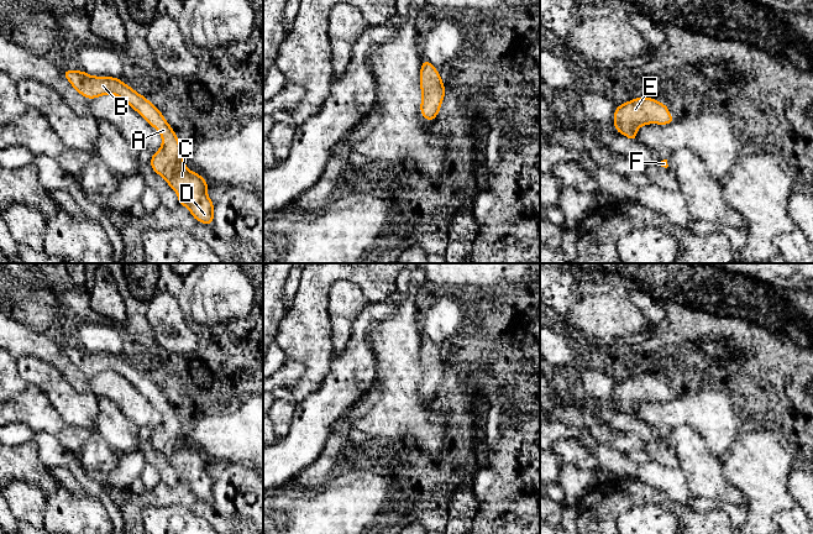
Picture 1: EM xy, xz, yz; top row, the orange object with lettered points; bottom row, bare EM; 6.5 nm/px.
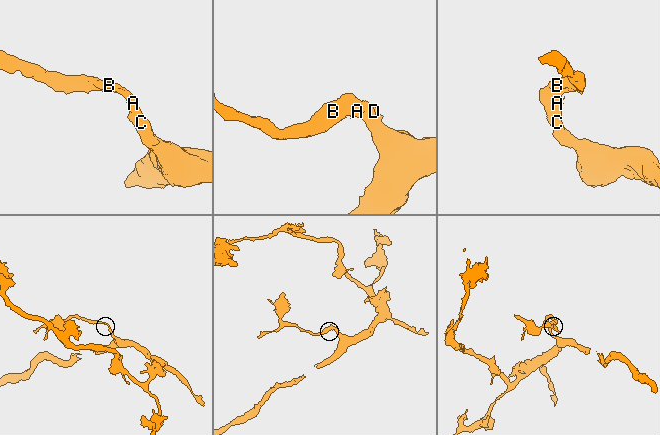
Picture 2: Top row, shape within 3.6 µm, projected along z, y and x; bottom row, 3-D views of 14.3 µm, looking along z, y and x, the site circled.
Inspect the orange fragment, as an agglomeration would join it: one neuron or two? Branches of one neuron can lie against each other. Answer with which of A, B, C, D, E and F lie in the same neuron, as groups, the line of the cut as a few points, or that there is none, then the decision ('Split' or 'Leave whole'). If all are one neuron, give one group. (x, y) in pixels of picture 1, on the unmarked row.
Groups: A B C D E F. No split. Leave whole

